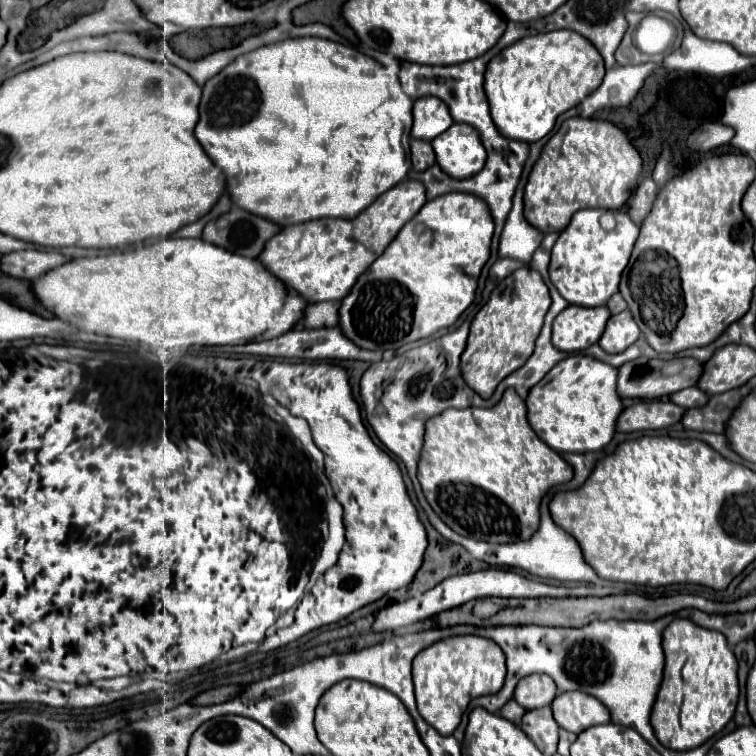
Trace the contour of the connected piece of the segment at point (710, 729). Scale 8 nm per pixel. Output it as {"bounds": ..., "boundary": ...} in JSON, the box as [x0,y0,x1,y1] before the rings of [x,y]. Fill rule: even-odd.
{"bounds":[650,618,738,750],"boundary":[[[674,618],[662,634],[666,656],[664,678],[652,708],[650,724],[662,746],[692,750],[720,732],[734,716],[738,702],[738,664],[724,634],[702,628],[686,618]]]}

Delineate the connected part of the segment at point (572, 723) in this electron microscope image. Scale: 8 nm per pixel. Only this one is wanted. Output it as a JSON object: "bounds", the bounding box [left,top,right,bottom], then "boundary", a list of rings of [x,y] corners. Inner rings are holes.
{"bounds":[552,692,610,734],"boundary":[[[562,692],[552,702],[552,714],[560,728],[580,734],[582,730],[610,722],[608,708],[590,694]]]}

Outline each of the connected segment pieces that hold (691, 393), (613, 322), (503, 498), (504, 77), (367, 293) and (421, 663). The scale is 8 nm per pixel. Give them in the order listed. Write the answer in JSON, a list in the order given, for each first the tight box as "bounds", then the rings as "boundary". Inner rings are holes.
[{"bounds":[672,386,708,408],"boundary":[[[692,386],[692,388],[686,388],[686,390],[680,390],[680,392],[674,392],[672,394],[672,402],[674,404],[680,404],[682,408],[694,408],[694,406],[704,406],[708,402],[708,394],[702,392],[700,388]]]},{"bounds":[600,310,640,354],"boundary":[[[624,310],[608,320],[608,326],[600,338],[600,346],[608,354],[618,354],[624,352],[628,346],[632,346],[640,336],[638,324],[632,320],[630,310]]]},{"bounds":[418,388,572,544],"boundary":[[[508,388],[508,392],[504,392],[504,400],[492,408],[450,408],[426,420],[424,448],[418,462],[418,482],[428,504],[440,516],[440,520],[448,524],[456,534],[494,544],[528,540],[538,528],[538,506],[542,496],[554,484],[572,480],[572,468],[530,428],[526,420],[526,404],[514,388]]]},{"bounds":[484,30,604,142],"boundary":[[[552,30],[548,34],[522,38],[516,44],[504,48],[498,56],[494,56],[488,62],[484,74],[484,92],[490,104],[490,116],[496,128],[502,132],[502,136],[522,142],[538,142],[552,130],[554,120],[562,112],[580,104],[584,96],[588,96],[592,90],[600,86],[602,78],[604,78],[604,60],[586,38],[582,38],[572,30]]]},{"bounds":[340,192,494,350],"boundary":[[[450,192],[440,198],[428,200],[420,212],[404,224],[388,248],[368,266],[358,278],[346,298],[340,302],[340,330],[360,348],[366,350],[396,350],[402,344],[416,342],[432,336],[434,332],[452,326],[460,314],[474,302],[478,276],[490,258],[490,242],[494,222],[488,206],[474,194]]]},{"bounds":[412,636,506,736],"boundary":[[[452,636],[418,652],[412,664],[416,704],[420,716],[442,736],[452,734],[472,698],[494,694],[506,676],[506,658],[500,646],[482,636]]]}]

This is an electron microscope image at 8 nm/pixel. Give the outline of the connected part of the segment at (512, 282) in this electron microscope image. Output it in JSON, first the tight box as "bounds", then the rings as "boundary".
{"bounds":[460,266,552,398],"boundary":[[[528,266],[518,268],[494,288],[490,300],[476,314],[470,326],[468,346],[460,356],[462,376],[474,392],[478,392],[482,398],[490,398],[498,382],[510,372],[518,370],[530,358],[550,304],[552,300],[548,286],[544,284],[542,276]]]}

